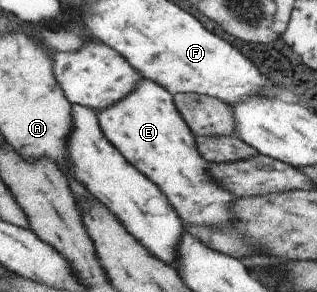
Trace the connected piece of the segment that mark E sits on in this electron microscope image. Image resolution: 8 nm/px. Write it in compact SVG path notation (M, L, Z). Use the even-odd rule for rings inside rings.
M143 77L128 97L99 111L98 121L106 137L121 150L122 155L162 188L176 213L182 213L180 219L184 225L220 225L232 219L230 203L241 197L228 193L208 175L210 162L198 153L197 137L168 89Z

